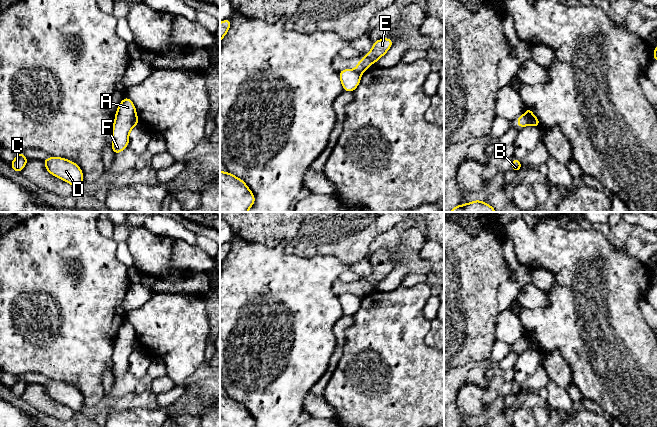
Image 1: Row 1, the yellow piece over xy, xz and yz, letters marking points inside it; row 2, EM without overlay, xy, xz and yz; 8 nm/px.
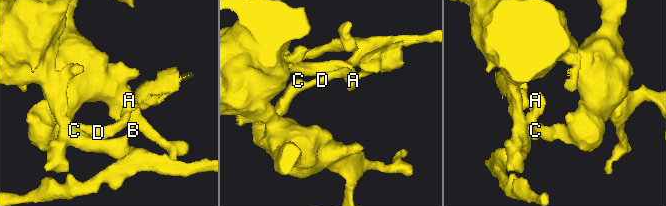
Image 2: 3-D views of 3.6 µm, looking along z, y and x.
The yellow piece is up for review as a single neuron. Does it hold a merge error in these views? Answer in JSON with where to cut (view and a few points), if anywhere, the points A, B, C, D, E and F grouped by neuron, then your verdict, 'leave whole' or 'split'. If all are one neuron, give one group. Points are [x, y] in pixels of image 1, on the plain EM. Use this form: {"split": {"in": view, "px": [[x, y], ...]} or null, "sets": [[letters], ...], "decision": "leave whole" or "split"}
{"split": {"in": "yz", "px": [[526, 340], [528, 348]]}, "sets": [["A", "B", "C", "D", "F"], ["E"]], "decision": "split"}

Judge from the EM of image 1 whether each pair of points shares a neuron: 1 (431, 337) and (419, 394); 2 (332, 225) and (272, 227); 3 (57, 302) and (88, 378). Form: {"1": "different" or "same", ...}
{"1": "different", "2": "same", "3": "same"}

